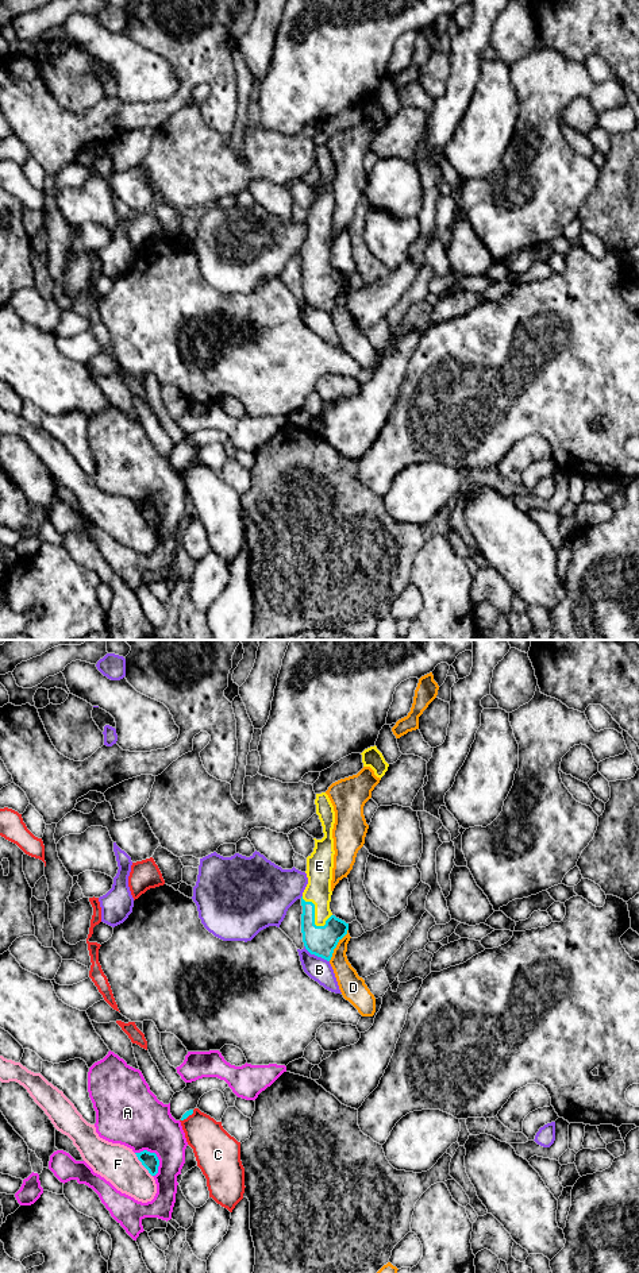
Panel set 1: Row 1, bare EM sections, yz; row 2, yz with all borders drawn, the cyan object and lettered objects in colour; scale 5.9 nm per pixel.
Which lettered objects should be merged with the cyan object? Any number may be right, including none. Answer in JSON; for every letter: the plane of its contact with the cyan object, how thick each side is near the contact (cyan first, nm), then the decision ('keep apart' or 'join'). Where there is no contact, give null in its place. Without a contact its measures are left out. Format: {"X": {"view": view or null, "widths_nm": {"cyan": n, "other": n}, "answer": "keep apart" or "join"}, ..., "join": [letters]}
{"A": {"view": "yz", "widths_nm": {"cyan": 100, "other": 340}, "answer": "keep apart"}, "B": {"view": "yz", "widths_nm": {"cyan": 180, "other": 140}, "answer": "keep apart"}, "C": {"view": "yz", "widths_nm": {"cyan": 40, "other": 240}, "answer": "keep apart"}, "D": {"view": "yz", "widths_nm": {"cyan": 180, "other": 140}, "answer": "keep apart"}, "E": {"view": "yz", "widths_nm": {"cyan": 180, "other": 160}, "answer": "join"}, "F": {"view": "yz", "widths_nm": {"cyan": 100, "other": 240}, "answer": "keep apart"}, "join": ["E"]}

